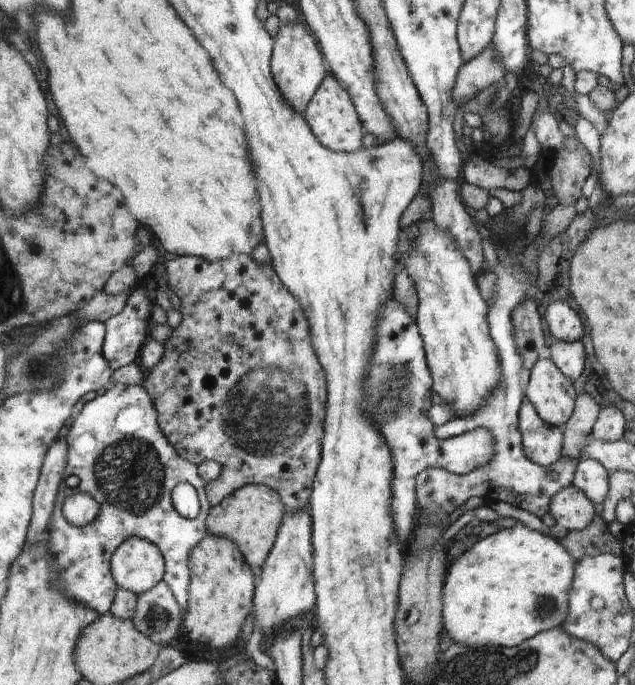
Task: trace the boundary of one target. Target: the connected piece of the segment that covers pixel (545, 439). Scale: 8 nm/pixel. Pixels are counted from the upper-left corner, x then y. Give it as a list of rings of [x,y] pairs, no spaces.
[[[526,400],[520,414],[520,435],[522,450],[530,462],[539,466],[551,466],[561,458],[565,444],[565,434],[562,428],[551,426],[541,419],[533,404]]]

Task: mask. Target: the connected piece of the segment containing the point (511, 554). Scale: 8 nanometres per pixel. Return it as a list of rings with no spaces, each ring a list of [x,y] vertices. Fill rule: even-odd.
[[[519,523],[498,530],[450,562],[444,583],[445,635],[464,646],[519,646],[543,631],[561,627],[568,620],[568,592],[572,592],[575,577],[576,560],[564,544]]]

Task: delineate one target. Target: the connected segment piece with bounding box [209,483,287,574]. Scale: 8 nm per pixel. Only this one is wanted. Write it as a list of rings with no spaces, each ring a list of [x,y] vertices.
[[[253,483],[238,489],[222,505],[213,508],[209,518],[209,531],[230,538],[237,546],[242,546],[242,555],[246,554],[246,558],[250,558],[250,566],[254,566],[253,574],[261,574],[264,560],[268,560],[276,545],[286,512],[281,495],[276,490]]]

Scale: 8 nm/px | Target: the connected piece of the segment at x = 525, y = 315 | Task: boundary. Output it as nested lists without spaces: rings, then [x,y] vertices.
[[[532,298],[512,310],[512,324],[514,324],[514,338],[522,364],[529,372],[538,361],[538,352],[546,342],[537,304]]]

